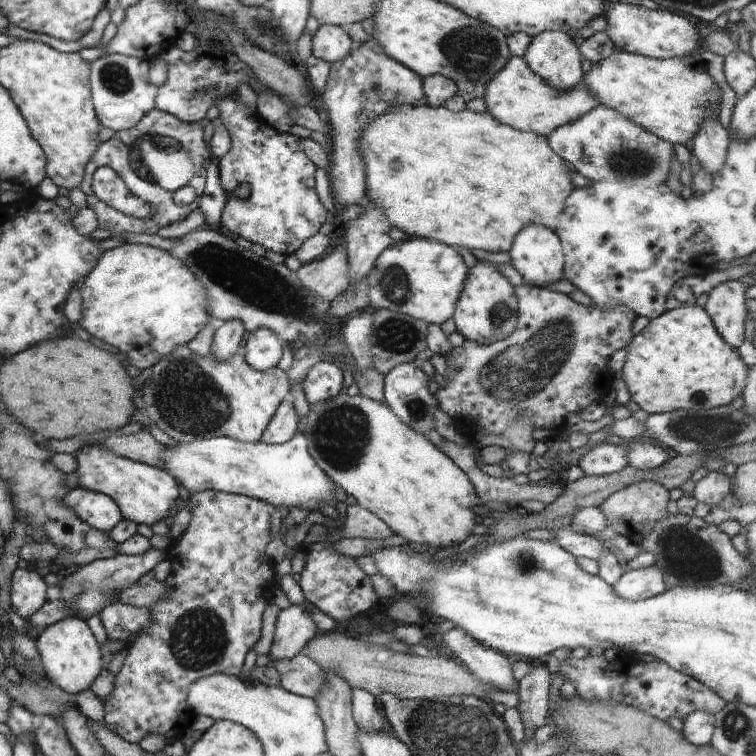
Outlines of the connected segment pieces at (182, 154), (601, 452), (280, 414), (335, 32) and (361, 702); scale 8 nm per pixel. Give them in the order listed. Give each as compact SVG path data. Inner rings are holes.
M154 107L154 110L150 110L136 126L115 132L109 140L100 142L98 150L92 154L90 162L86 164L84 178L79 188L87 196L87 206L96 212L98 228L110 230L118 235L125 232L147 234L143 233L146 228L142 227L143 224L138 218L118 212L108 204L100 202L92 193L91 181L96 169L112 168L136 198L144 200L154 208L154 216L158 213L158 224L170 226L182 222L190 212L198 208L199 196L205 188L204 171L212 157L210 149L204 142L204 123L182 122L172 114ZM188 184L195 188L197 196L189 205L179 206L172 198L173 193Z
M601 442L588 450L586 456L578 460L577 466L585 475L600 476L620 472L628 466L628 448L626 444Z
M284 399L264 429L261 441L280 445L288 442L296 434L298 422L300 417L293 402Z
M322 24L312 36L312 56L330 64L342 62L352 52L352 39L346 29L334 24Z
M351 689L351 710L359 731L376 734L382 730L384 720L373 694L364 689Z

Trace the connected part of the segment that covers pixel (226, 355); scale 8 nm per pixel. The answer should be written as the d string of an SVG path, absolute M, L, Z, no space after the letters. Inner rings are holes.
M231 320L218 323L216 329L212 356L216 356L222 362L230 360L232 356L236 356L242 350L240 344L242 344L242 336L244 336L246 328L240 320Z

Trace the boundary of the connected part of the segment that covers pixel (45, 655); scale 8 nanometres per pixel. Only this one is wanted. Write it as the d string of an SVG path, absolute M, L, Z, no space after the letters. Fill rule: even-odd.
M78 616L60 619L41 632L36 642L49 681L73 696L90 690L92 682L102 670L102 650L85 619Z

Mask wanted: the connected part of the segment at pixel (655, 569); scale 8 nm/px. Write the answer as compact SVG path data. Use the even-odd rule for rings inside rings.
M655 563L646 568L624 572L620 580L611 587L616 596L636 602L662 594L666 590L666 582L660 566Z

